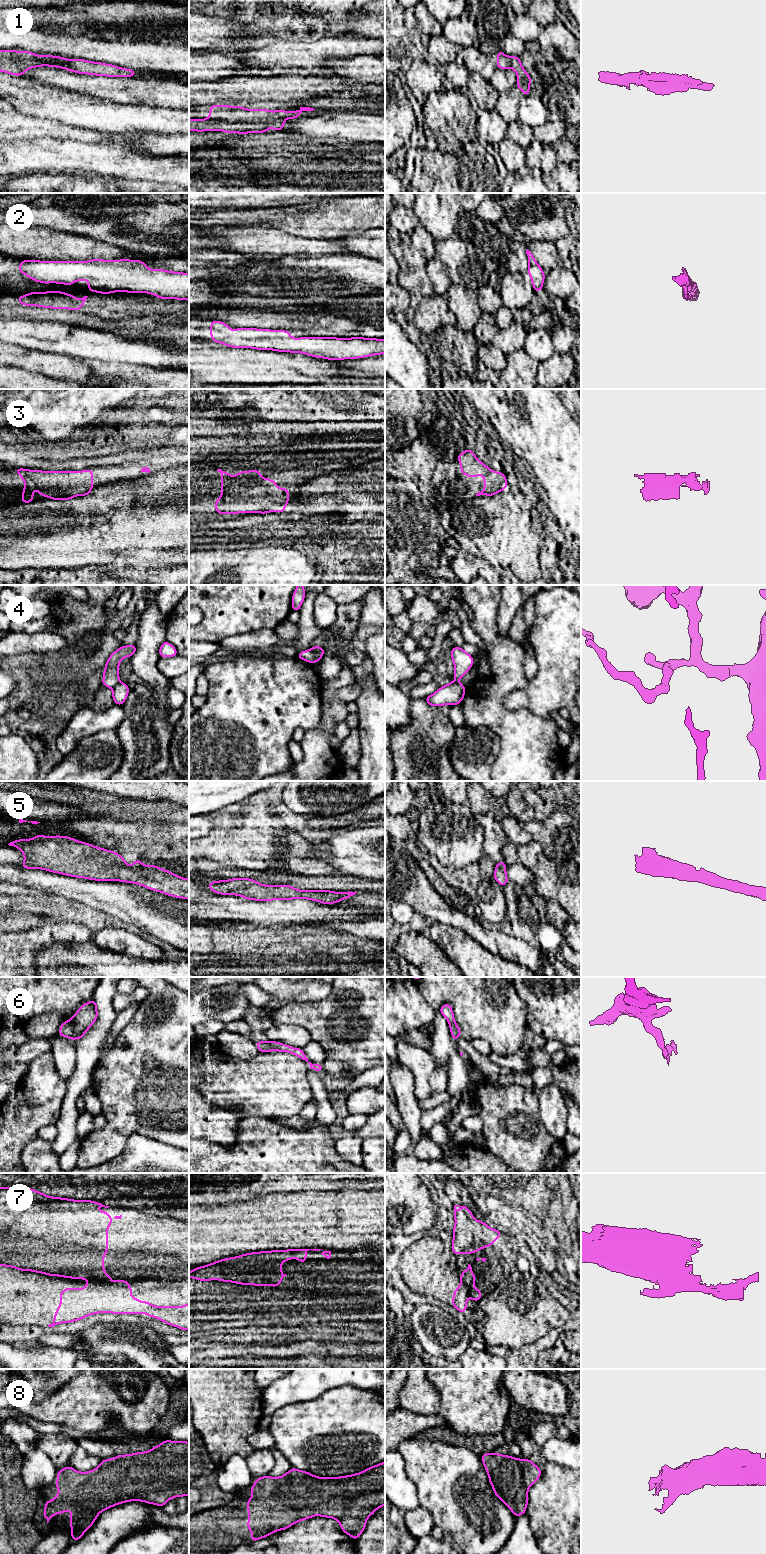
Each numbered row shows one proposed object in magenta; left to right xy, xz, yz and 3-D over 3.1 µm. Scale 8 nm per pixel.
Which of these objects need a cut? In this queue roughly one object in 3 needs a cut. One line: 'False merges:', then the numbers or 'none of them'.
False merges: 1, 4, 7

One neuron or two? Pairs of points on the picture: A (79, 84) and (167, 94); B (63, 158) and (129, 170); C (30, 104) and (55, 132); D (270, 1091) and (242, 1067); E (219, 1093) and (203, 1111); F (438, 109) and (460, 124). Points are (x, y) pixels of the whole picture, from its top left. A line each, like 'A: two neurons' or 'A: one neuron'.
A: one neuron
B: one neuron
C: two neurons
D: one neuron
E: two neurons
F: one neuron

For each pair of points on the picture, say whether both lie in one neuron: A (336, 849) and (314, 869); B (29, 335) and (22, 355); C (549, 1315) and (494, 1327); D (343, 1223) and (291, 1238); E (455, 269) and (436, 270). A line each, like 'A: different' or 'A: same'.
A: different
B: different
C: same
D: same
E: different

